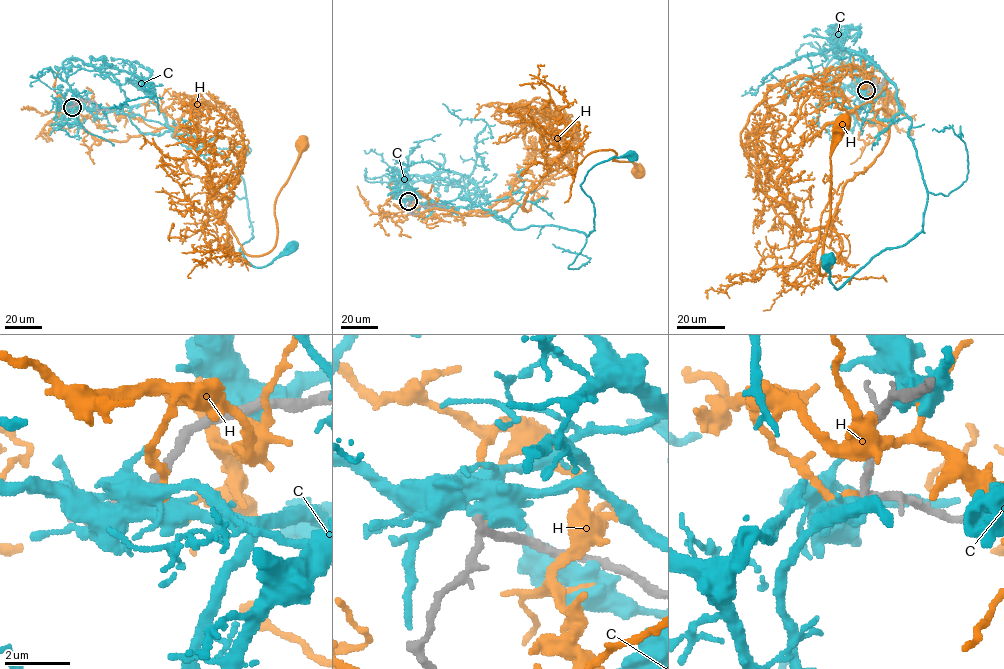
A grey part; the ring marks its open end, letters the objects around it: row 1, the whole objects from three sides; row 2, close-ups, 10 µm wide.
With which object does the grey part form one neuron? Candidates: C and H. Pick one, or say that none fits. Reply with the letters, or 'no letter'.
no letter

